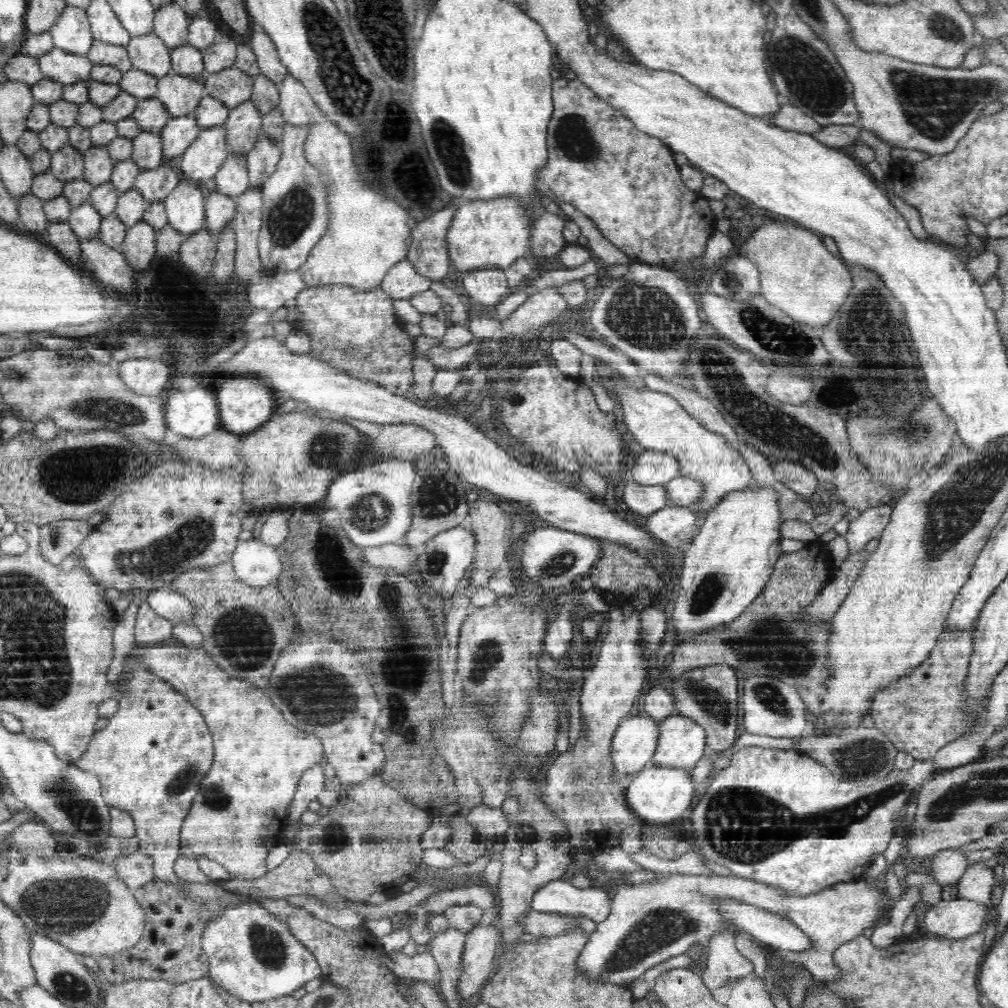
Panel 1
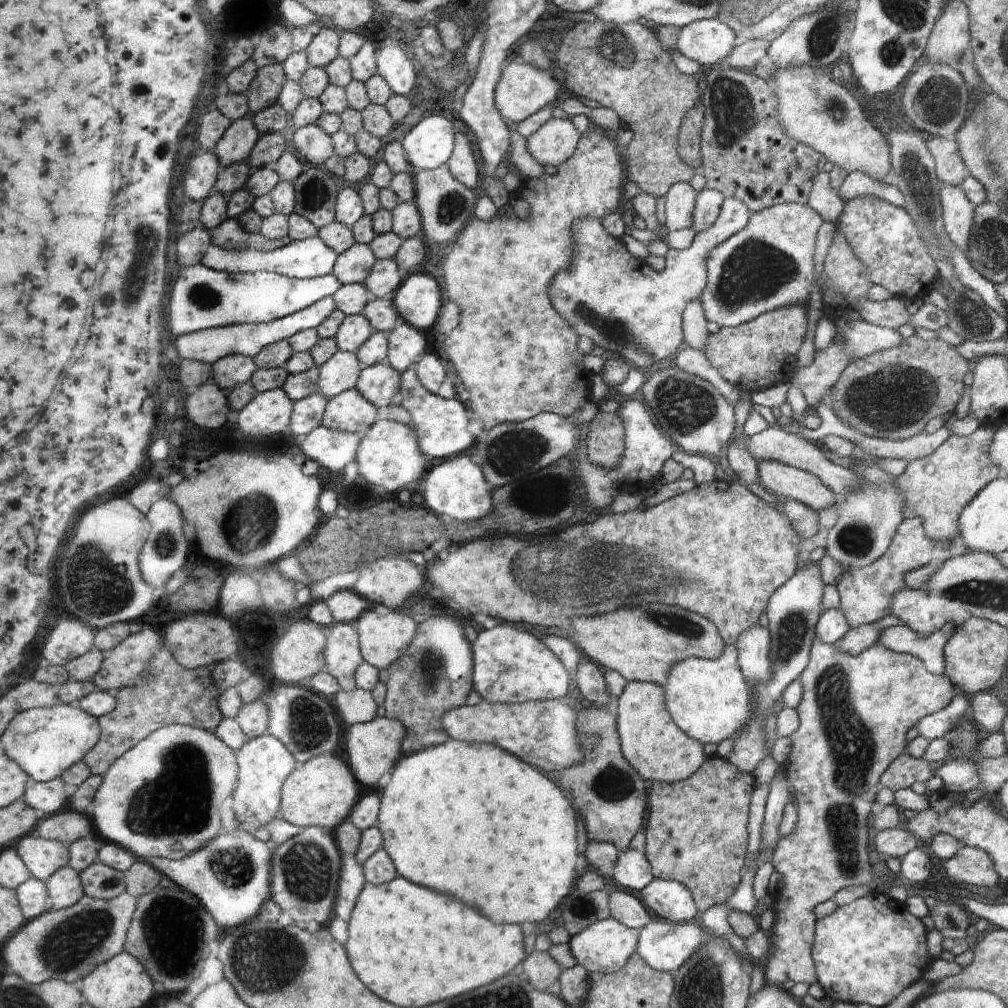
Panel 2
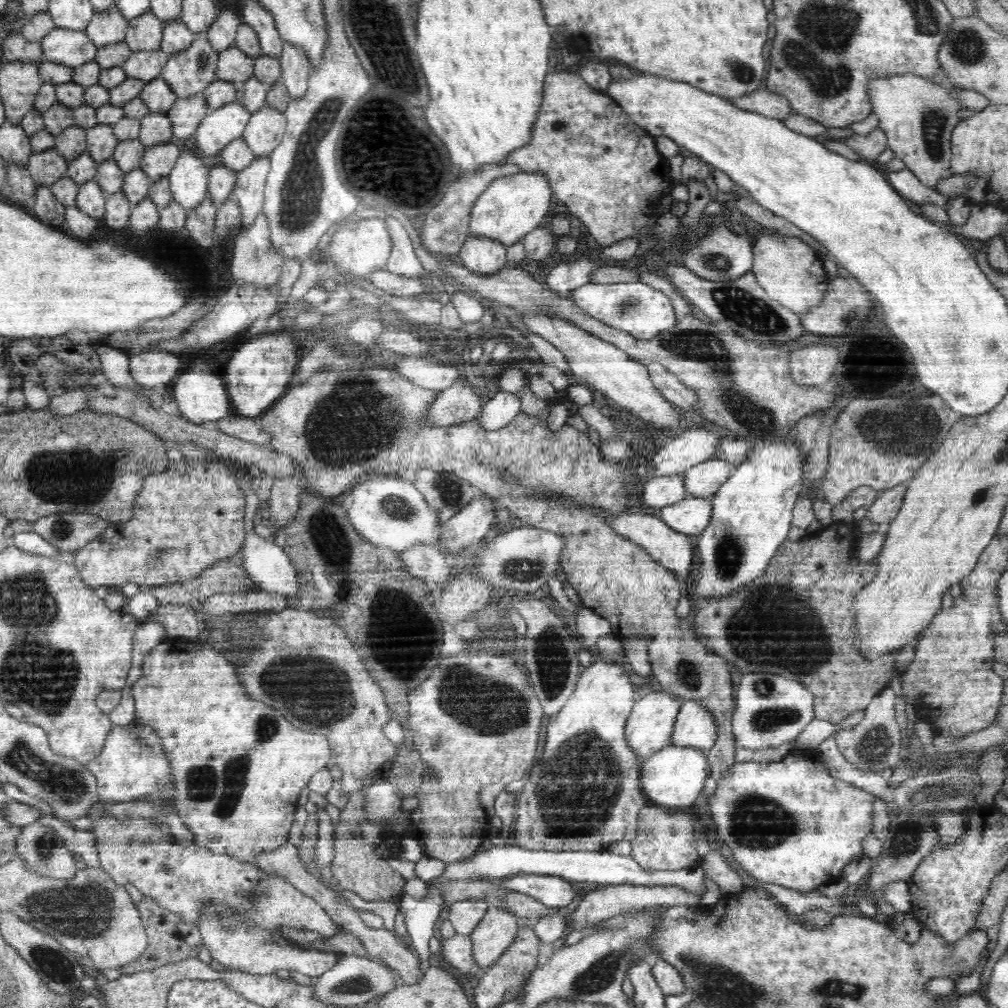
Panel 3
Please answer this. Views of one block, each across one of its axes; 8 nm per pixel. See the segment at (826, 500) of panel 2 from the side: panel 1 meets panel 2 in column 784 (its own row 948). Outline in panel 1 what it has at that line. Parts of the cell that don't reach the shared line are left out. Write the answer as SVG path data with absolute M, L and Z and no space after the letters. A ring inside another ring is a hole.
M494 925L474 927L465 933L465 947L461 956L461 969L457 989L466 1000L480 990L493 973L492 962L501 937Z

